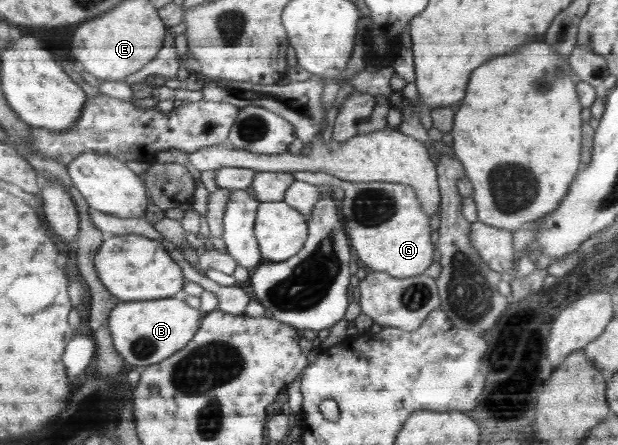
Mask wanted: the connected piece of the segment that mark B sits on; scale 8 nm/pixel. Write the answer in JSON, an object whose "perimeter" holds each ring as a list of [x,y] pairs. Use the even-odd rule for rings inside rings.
{"perimeter":[[[163,297],[156,301],[132,301],[118,303],[111,311],[108,322],[113,346],[132,367],[143,369],[160,364],[176,352],[180,352],[201,327],[202,311],[196,311],[184,303],[184,299]]]}

